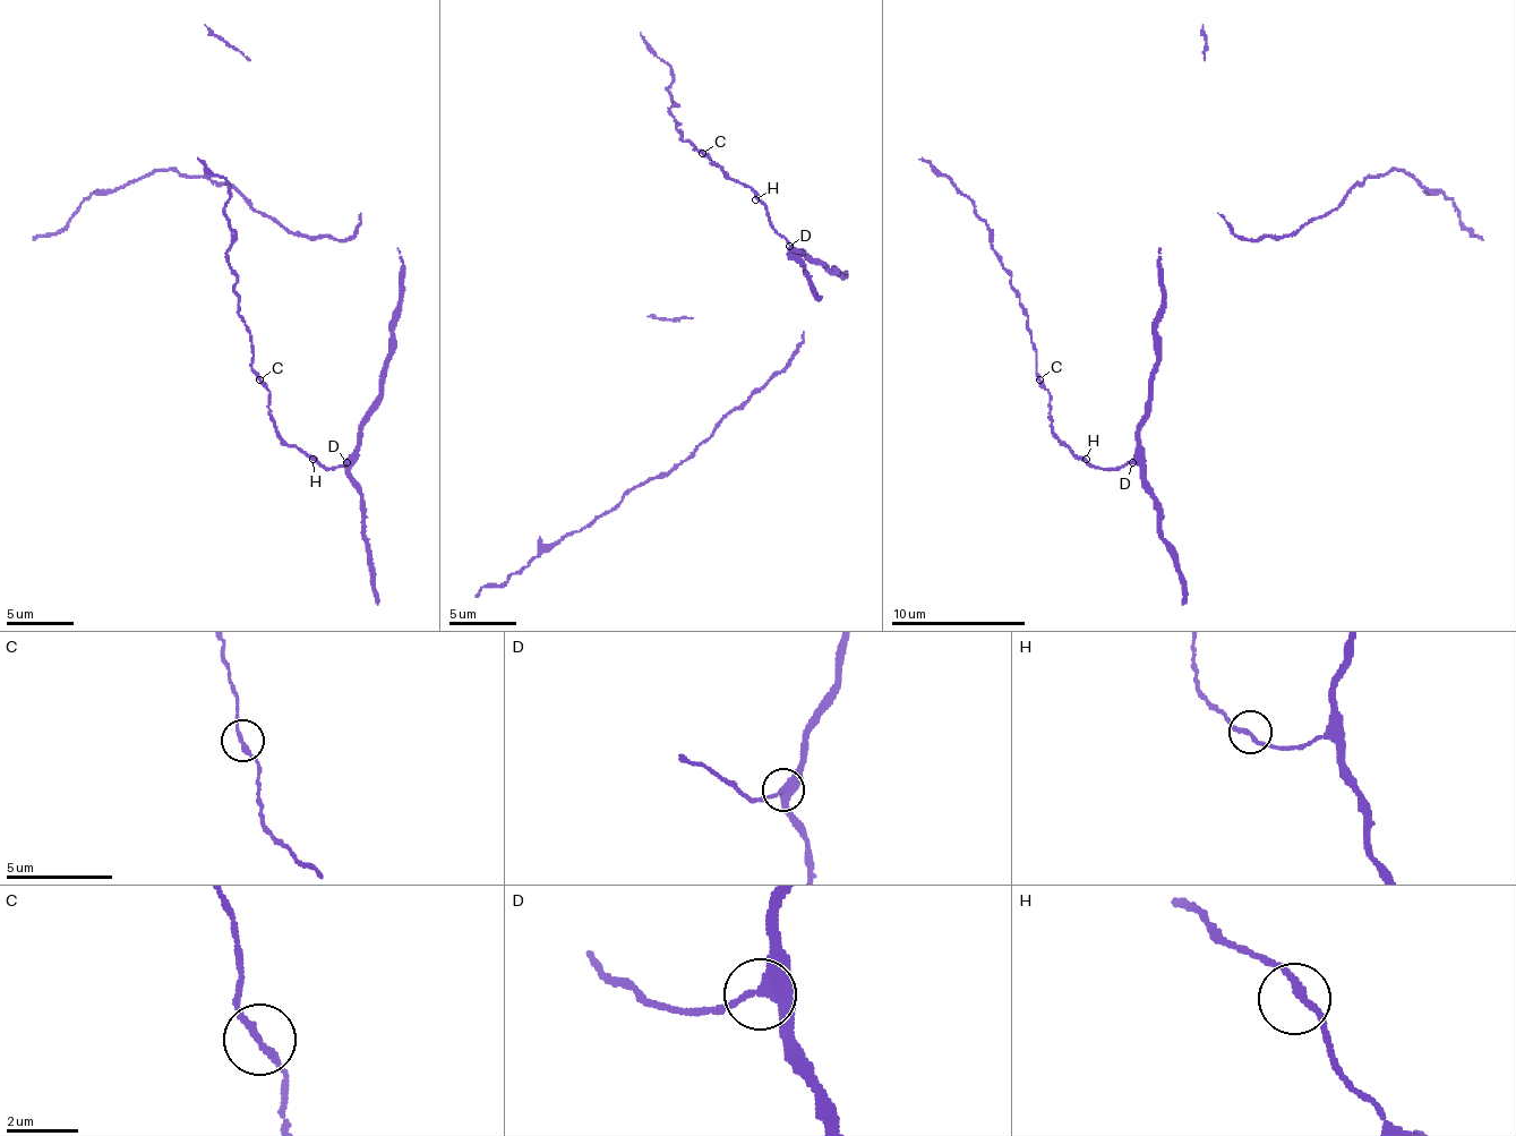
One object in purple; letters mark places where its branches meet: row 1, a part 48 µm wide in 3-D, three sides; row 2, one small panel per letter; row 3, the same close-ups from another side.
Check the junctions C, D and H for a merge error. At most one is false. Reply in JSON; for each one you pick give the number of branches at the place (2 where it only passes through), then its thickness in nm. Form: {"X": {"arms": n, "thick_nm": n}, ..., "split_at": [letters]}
{"split_at": []}

